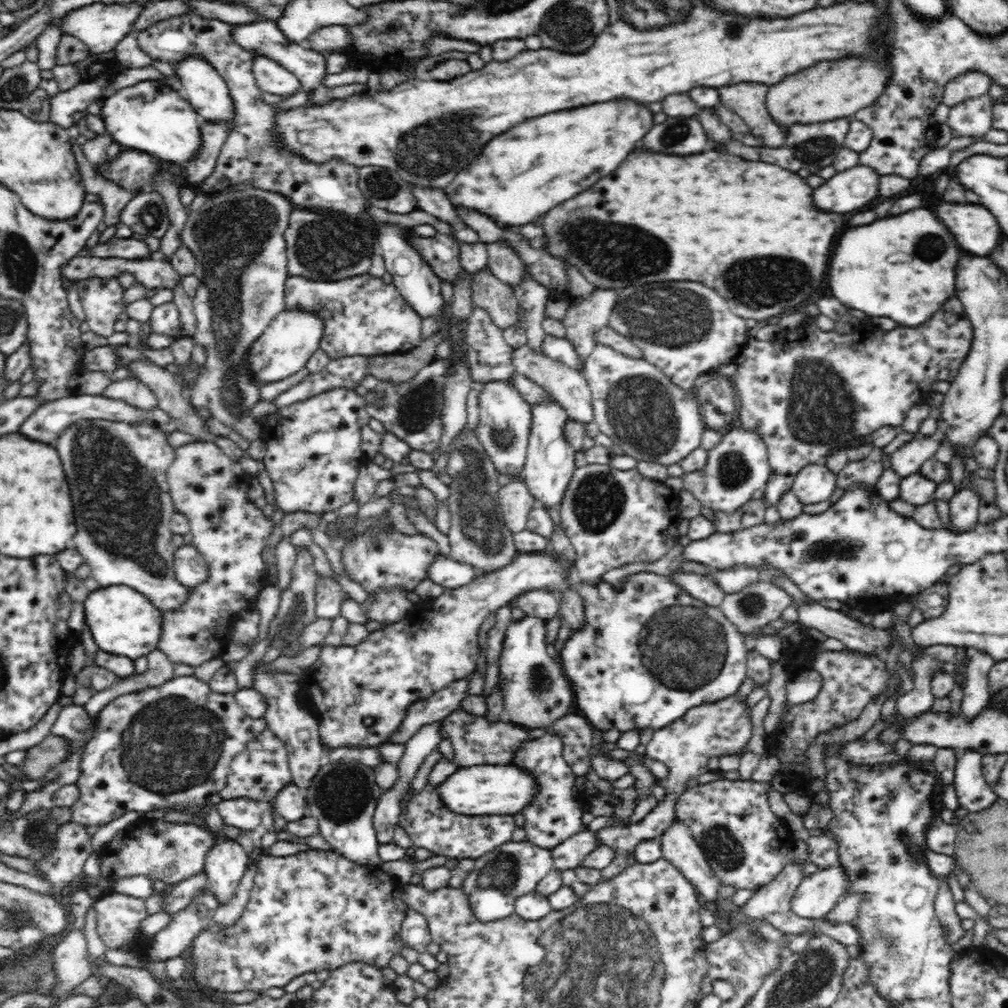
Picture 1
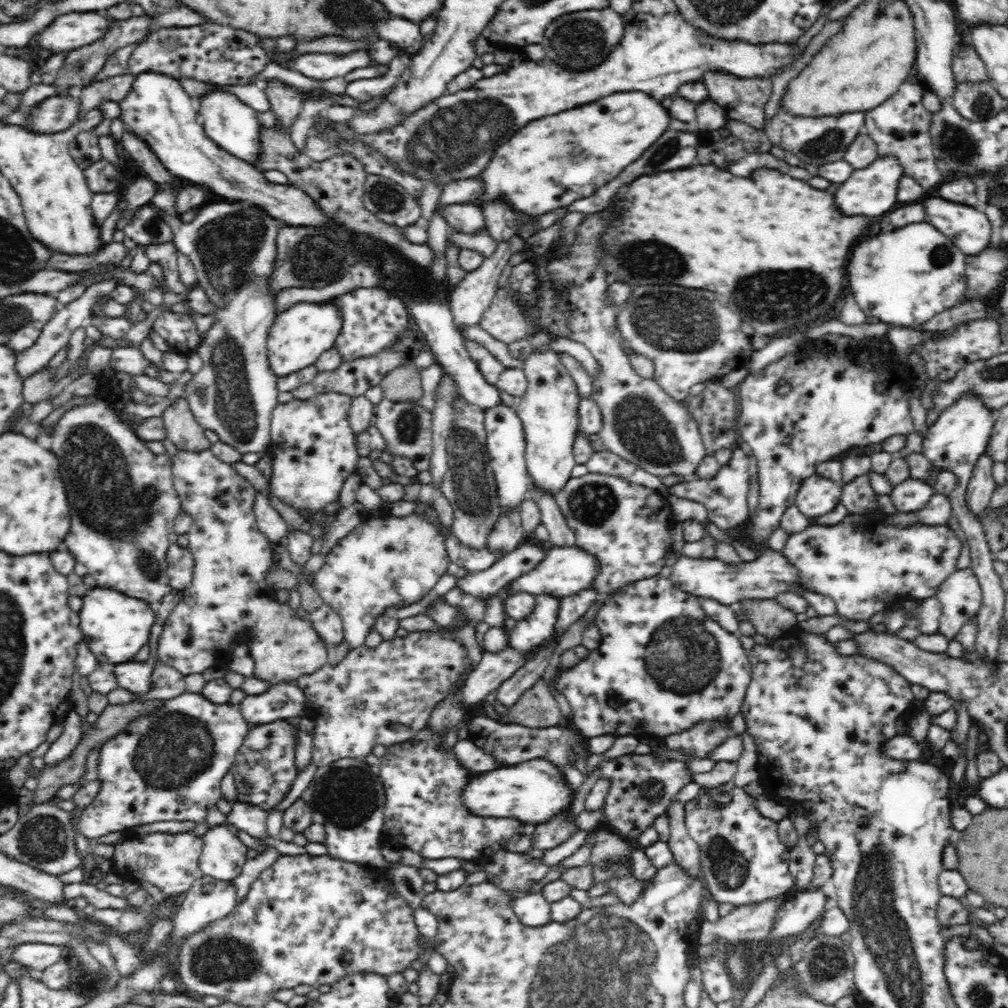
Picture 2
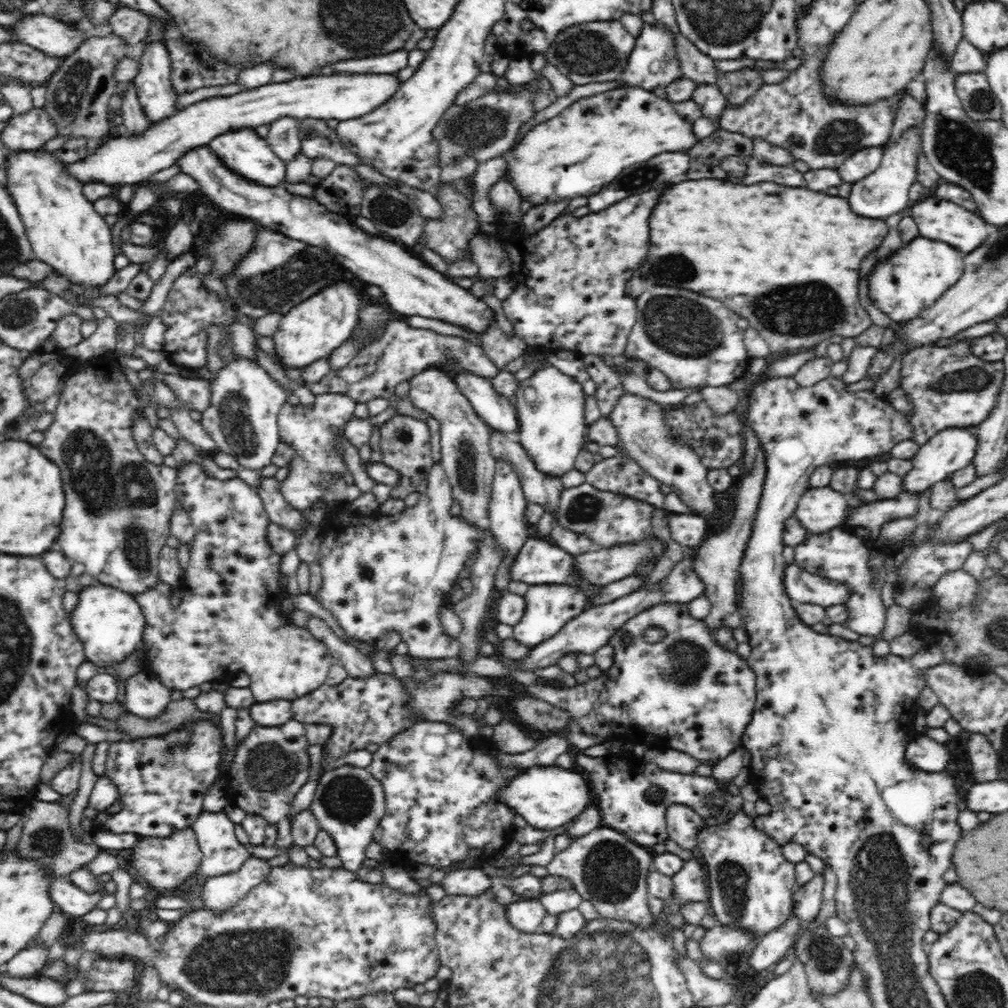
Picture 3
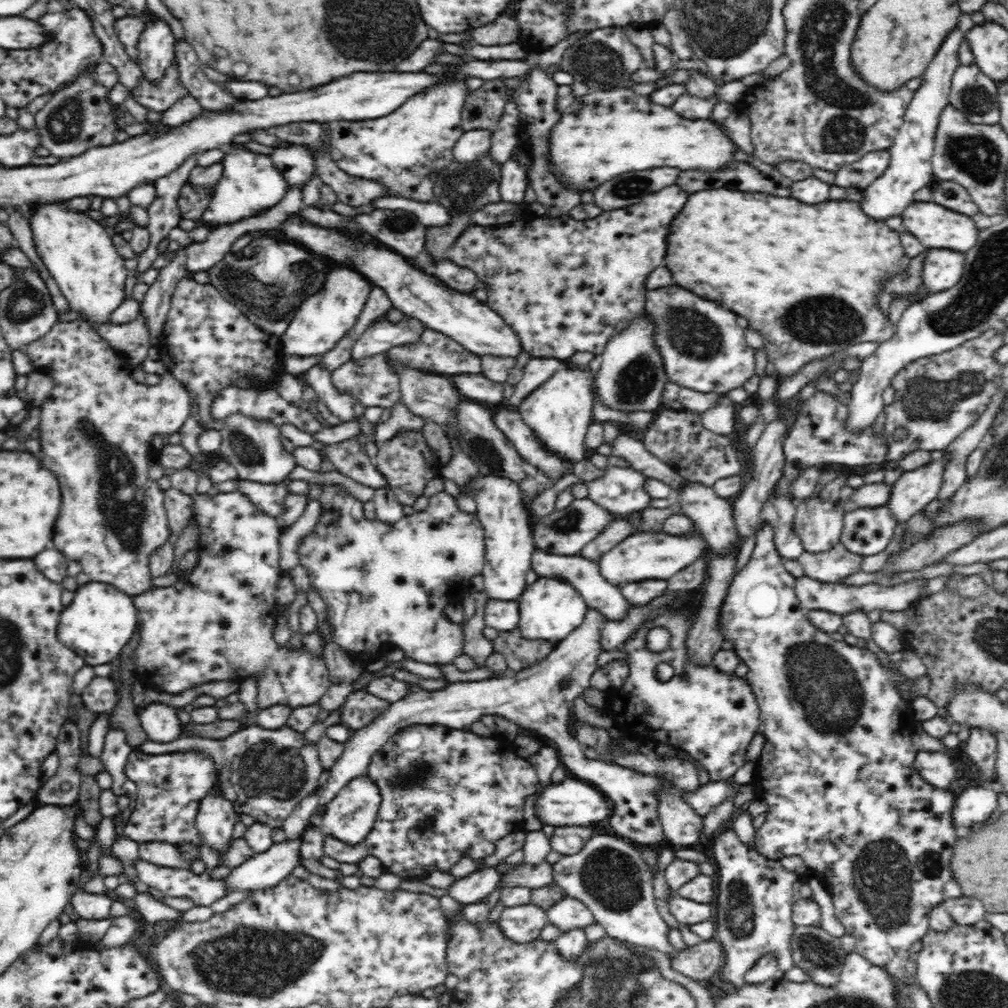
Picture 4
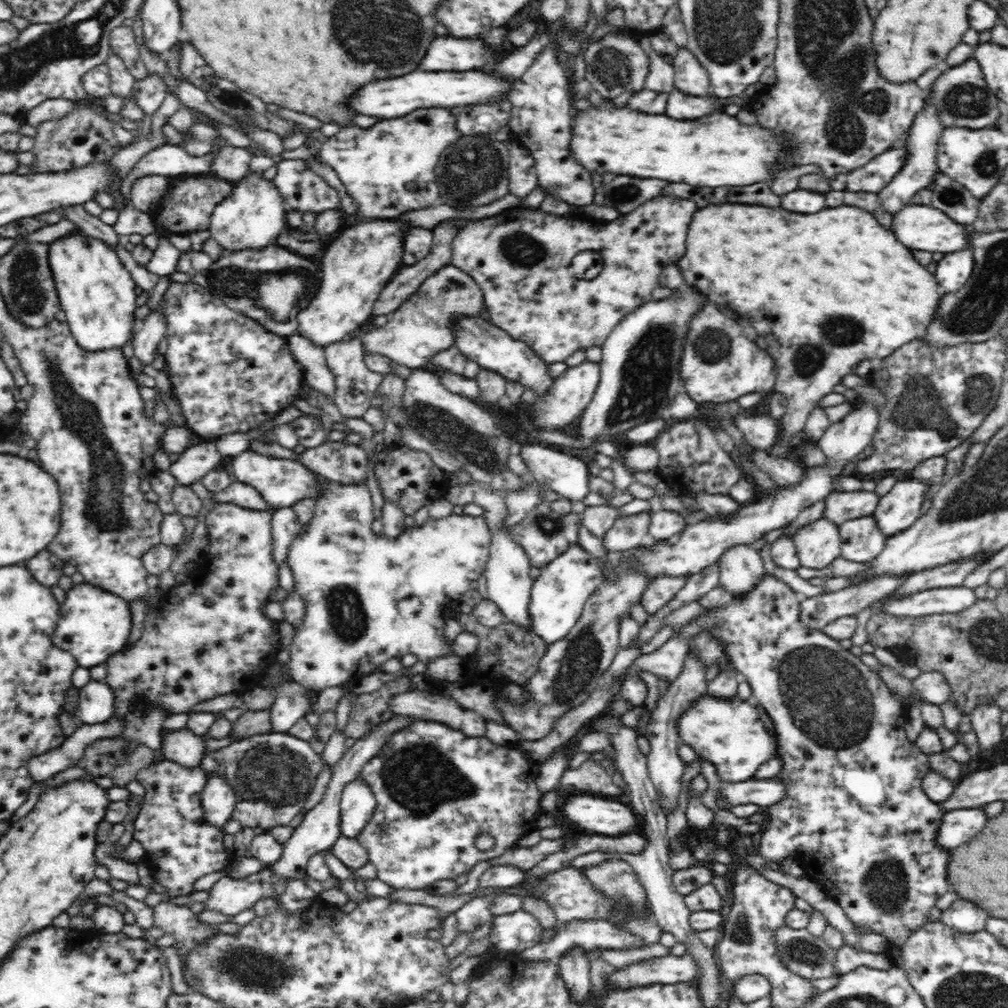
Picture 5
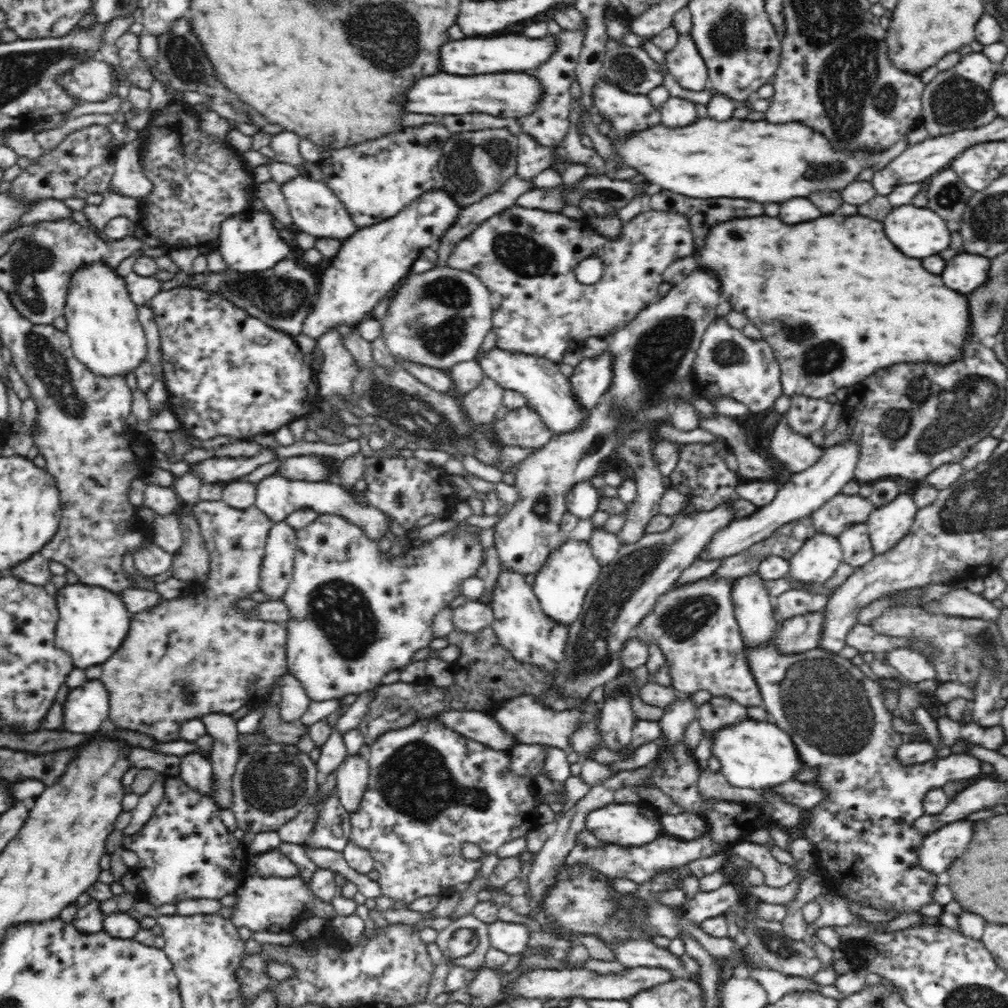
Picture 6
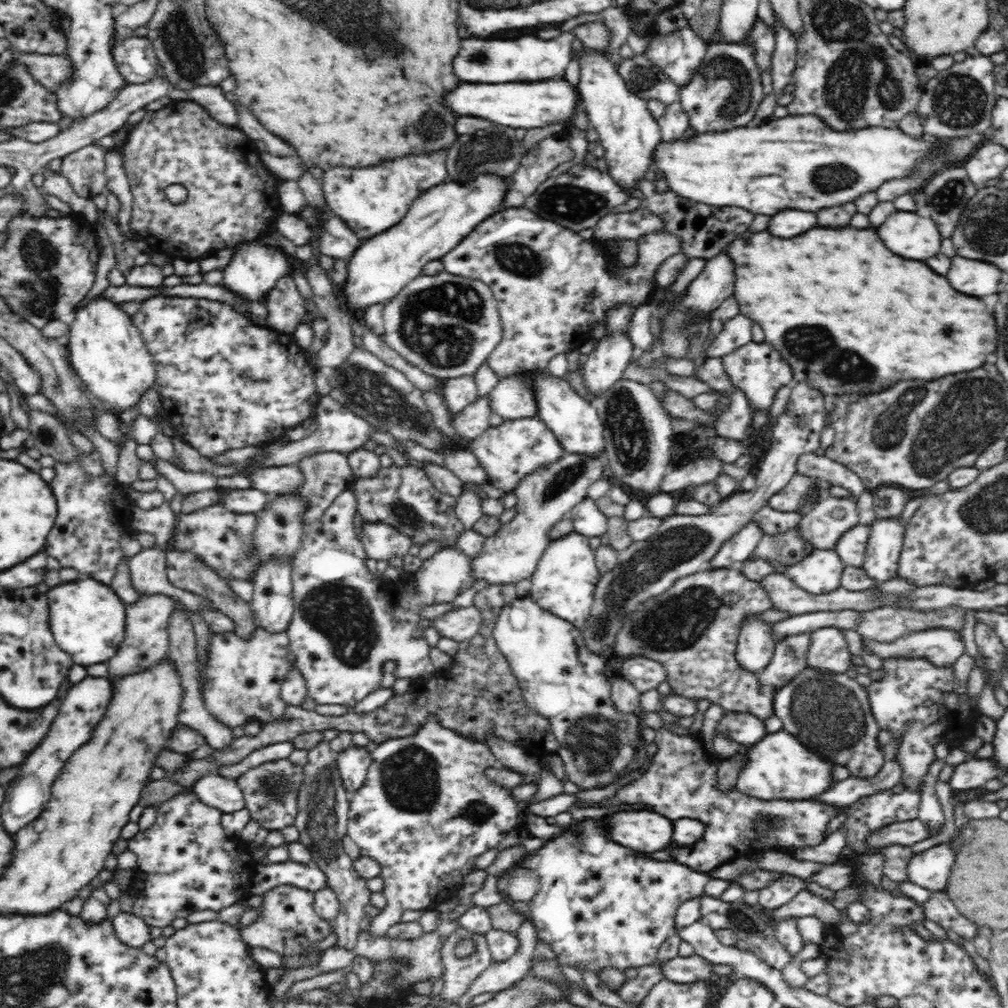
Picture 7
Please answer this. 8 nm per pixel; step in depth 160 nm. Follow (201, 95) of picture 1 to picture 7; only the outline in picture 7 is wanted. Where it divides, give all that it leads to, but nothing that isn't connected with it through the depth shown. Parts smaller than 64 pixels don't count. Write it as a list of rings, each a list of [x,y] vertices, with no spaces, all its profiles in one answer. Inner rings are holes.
[[[254,238],[250,242],[240,242],[234,246],[235,254],[231,261],[223,268],[223,284],[232,291],[246,297],[252,302],[264,302],[264,298],[275,286],[282,276],[290,274],[293,266],[293,259],[285,252],[275,247],[262,245],[259,238]]]

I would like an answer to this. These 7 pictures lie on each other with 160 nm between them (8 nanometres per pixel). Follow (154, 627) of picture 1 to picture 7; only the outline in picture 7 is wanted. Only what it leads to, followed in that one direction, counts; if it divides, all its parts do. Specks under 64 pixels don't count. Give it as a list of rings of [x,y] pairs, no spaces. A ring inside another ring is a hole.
[[[80,577],[62,582],[62,586],[52,588],[46,596],[50,602],[50,631],[58,646],[70,654],[73,664],[88,667],[107,662],[116,654],[125,638],[126,604],[110,586],[90,577]]]

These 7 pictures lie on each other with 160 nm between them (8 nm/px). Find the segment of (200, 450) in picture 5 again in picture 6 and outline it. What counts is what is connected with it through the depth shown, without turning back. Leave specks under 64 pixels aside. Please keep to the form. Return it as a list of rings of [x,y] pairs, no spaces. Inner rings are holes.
[[[261,446],[258,453],[252,457],[210,457],[194,466],[190,471],[196,471],[204,483],[230,483],[243,480],[250,472],[256,470],[262,464],[274,462],[280,458],[274,453],[274,449]]]

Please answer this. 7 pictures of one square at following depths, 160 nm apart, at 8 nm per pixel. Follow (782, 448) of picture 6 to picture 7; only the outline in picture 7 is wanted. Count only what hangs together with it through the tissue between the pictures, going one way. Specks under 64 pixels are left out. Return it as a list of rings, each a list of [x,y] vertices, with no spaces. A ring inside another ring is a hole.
[[[806,452],[798,458],[796,473],[825,480],[832,486],[845,488],[852,493],[852,497],[860,497],[867,491],[862,479],[857,474],[843,464],[834,462],[830,457],[816,455],[815,452]]]

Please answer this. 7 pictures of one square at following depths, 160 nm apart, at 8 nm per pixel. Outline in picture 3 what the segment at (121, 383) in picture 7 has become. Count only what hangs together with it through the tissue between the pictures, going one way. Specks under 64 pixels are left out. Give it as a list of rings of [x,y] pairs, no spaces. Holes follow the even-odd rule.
[[[42,149],[18,153],[8,151],[5,157],[7,189],[25,226],[34,257],[48,263],[48,266],[53,266],[70,284],[81,284],[84,290],[106,284],[114,276],[114,272],[117,272],[114,267],[114,258],[117,254],[112,245],[111,226],[104,221],[105,217],[94,208],[93,203],[86,200],[83,184],[69,176],[65,171],[66,163],[58,161],[54,153],[46,153]]]

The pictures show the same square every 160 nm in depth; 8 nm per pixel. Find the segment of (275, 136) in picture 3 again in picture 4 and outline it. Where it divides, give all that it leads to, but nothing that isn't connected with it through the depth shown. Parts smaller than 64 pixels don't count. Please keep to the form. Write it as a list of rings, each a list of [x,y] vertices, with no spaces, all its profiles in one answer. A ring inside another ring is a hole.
[[[288,143],[276,149],[273,148],[271,158],[274,166],[281,171],[281,175],[291,188],[295,186],[302,190],[314,174],[314,160],[302,145]]]

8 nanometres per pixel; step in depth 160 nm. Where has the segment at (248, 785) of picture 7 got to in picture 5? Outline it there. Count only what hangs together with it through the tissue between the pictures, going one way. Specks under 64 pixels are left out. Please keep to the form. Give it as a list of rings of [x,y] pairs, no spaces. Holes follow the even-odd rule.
[[[276,731],[238,739],[217,751],[208,750],[201,764],[206,773],[225,778],[234,789],[237,801],[232,819],[243,827],[260,826],[265,830],[289,825],[292,818],[302,811],[323,766],[322,755],[309,742]]]

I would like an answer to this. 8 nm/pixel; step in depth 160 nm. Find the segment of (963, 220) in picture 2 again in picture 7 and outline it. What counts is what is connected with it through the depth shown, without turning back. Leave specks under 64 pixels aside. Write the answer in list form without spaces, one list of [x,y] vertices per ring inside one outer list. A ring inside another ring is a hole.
[[[912,212],[892,214],[878,228],[878,236],[894,254],[922,262],[938,254],[942,242],[936,224]]]

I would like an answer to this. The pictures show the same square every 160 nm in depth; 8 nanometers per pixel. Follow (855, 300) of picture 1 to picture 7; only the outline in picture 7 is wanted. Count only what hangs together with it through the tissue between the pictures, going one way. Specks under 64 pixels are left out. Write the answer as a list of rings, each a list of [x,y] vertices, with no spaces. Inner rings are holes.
[[[954,256],[952,268],[946,274],[946,278],[950,280],[952,288],[956,288],[958,292],[980,298],[980,296],[988,296],[988,294],[998,292],[1000,274],[1002,272],[994,264]]]

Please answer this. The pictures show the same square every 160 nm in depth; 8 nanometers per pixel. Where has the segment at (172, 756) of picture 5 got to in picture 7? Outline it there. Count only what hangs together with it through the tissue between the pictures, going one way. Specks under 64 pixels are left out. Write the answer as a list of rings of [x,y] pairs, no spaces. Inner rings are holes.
[[[217,773],[208,774],[194,782],[191,790],[202,802],[217,808],[223,814],[246,808],[242,789],[236,779],[224,778]]]

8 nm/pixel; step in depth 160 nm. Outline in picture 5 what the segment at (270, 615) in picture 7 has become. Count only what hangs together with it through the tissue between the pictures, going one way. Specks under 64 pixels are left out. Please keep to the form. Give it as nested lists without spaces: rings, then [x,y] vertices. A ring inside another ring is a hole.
[[[292,508],[272,512],[272,539],[274,539],[274,561],[280,566],[287,563],[290,544],[300,534],[303,527],[298,523],[298,516]]]

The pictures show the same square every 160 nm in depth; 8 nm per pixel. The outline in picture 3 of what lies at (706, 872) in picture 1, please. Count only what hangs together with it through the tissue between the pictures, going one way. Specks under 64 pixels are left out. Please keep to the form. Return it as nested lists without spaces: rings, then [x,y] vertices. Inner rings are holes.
[[[672,804],[665,812],[665,821],[669,838],[678,846],[696,852],[696,834],[704,828],[704,819],[689,806]]]

